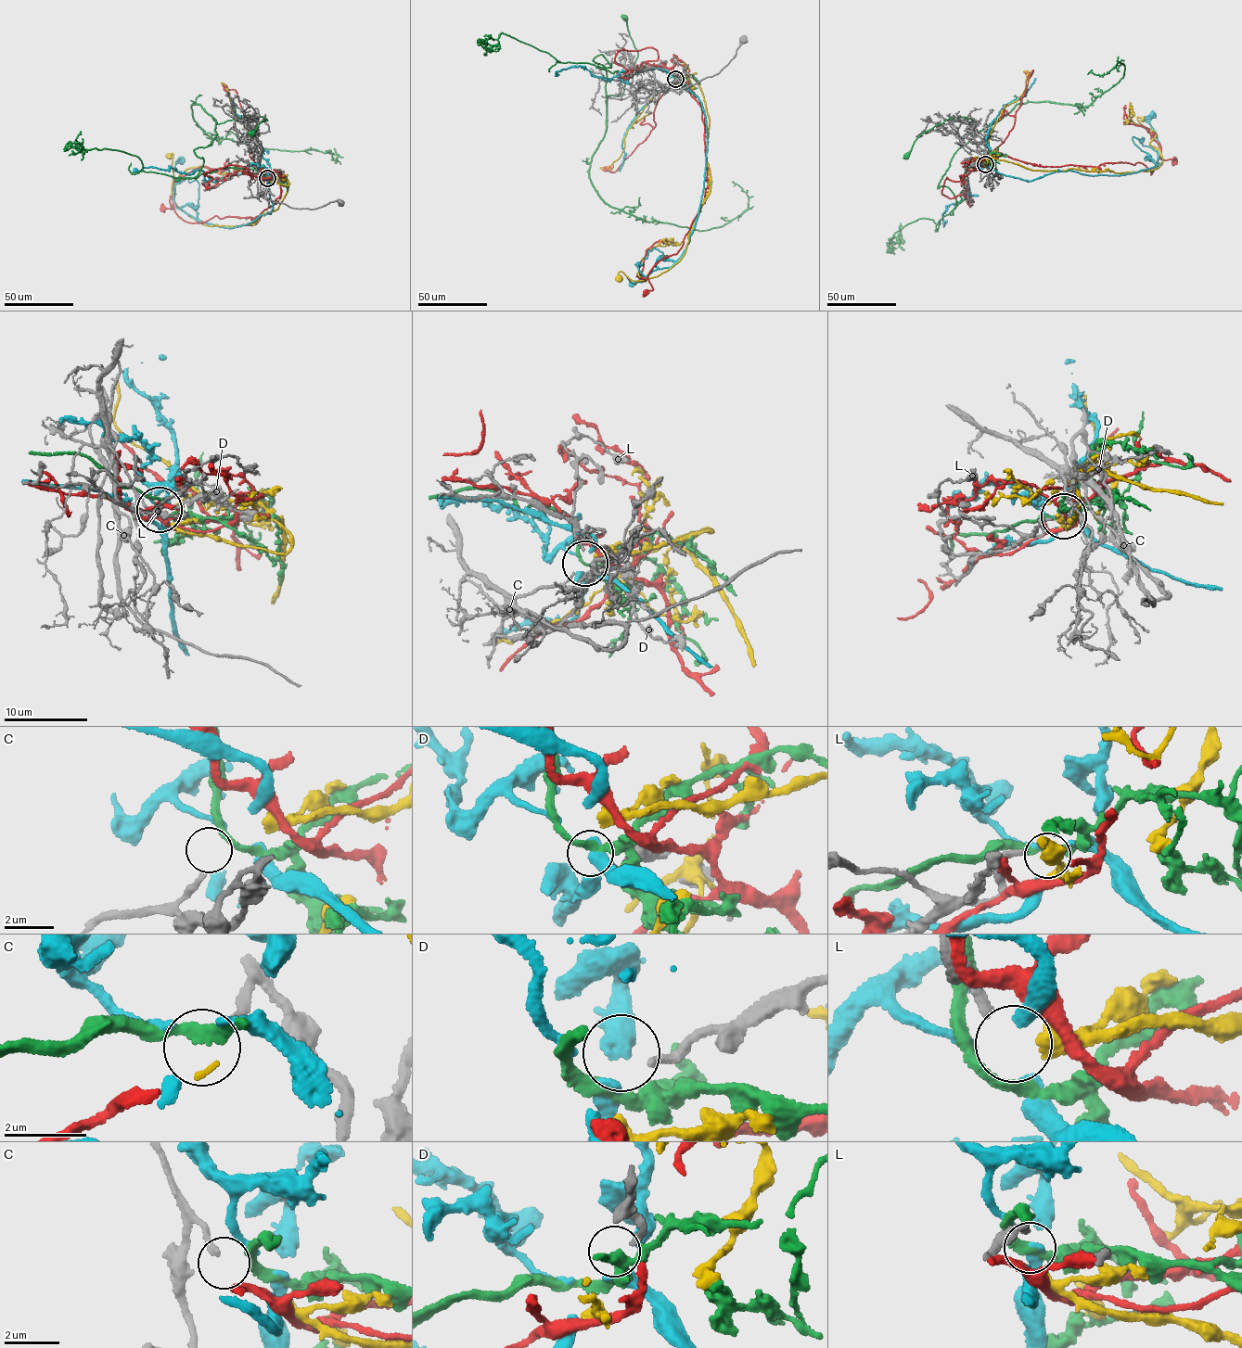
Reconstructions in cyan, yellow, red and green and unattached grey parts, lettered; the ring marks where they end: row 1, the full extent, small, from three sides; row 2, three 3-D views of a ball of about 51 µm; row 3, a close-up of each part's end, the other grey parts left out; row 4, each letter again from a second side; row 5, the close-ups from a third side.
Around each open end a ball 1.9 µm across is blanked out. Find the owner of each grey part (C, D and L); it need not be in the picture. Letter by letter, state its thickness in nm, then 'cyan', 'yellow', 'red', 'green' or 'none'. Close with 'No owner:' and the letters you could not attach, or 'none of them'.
C: calibre 220 nm; none
D: calibre 200 nm; green
L: calibre 240 nm; yellow
No owner: C

